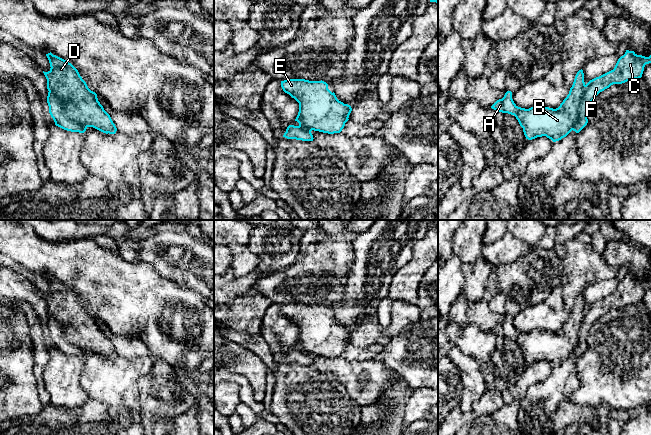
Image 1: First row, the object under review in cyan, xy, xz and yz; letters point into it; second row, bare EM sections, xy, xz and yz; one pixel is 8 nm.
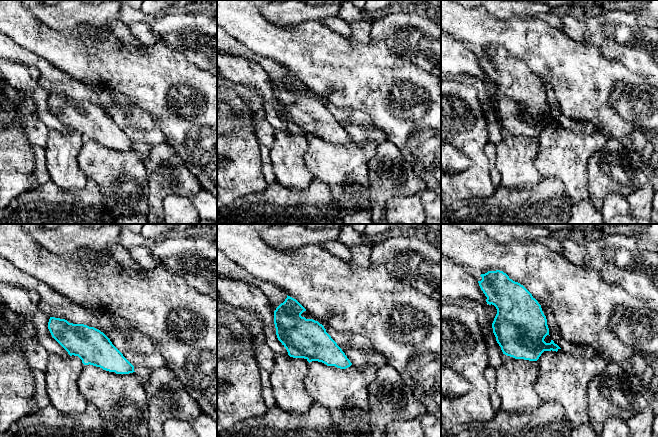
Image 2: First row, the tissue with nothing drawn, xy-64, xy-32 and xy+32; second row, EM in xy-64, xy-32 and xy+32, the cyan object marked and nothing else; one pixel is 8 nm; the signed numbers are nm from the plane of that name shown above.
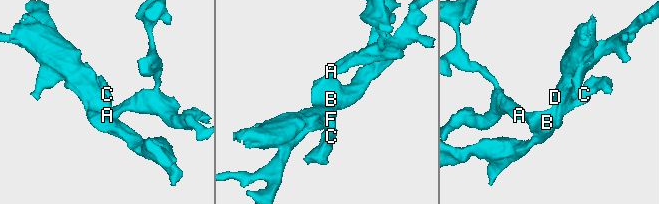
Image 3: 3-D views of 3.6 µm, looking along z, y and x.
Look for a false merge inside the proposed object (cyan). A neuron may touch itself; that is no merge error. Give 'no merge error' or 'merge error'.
merge error

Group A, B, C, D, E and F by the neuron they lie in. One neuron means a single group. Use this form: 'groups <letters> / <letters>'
groups A B D E / C F

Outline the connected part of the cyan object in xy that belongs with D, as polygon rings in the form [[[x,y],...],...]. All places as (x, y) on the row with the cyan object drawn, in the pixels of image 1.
[[[46,54],[50,70],[44,72],[47,79],[47,89],[56,95],[63,103],[66,115],[85,127],[93,127],[106,134],[115,134],[117,128],[110,115],[104,110],[78,70],[66,60]]]

